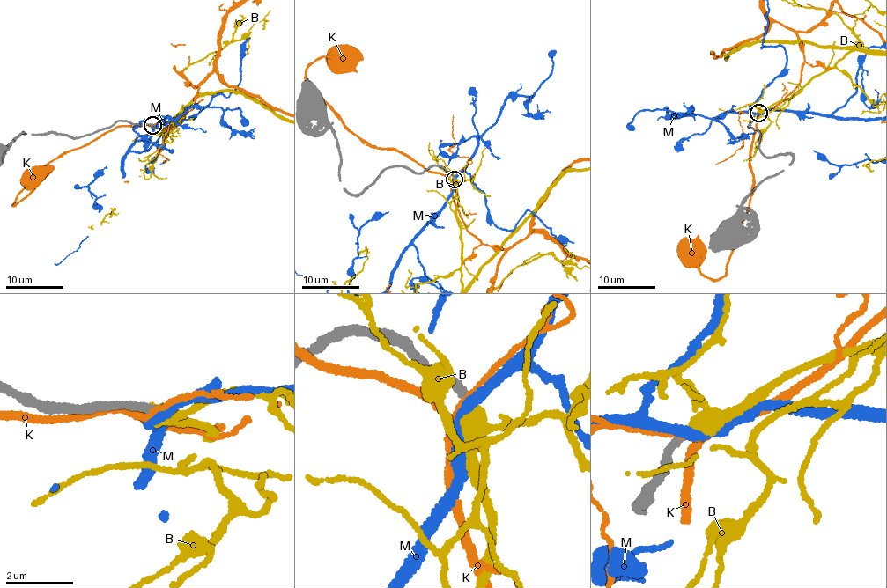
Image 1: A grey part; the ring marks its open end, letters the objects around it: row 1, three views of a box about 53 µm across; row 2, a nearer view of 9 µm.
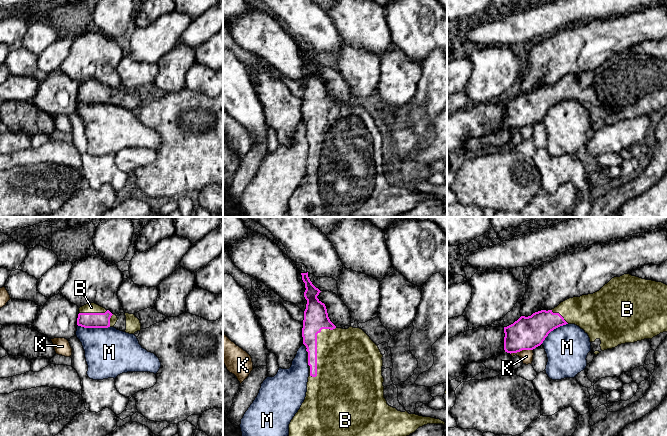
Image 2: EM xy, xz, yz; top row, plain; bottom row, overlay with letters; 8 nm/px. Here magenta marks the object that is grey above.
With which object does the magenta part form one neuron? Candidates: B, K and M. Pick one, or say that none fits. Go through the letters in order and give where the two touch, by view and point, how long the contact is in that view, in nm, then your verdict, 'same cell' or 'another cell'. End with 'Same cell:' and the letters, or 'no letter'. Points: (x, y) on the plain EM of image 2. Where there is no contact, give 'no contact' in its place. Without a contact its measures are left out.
B: contact xz (316, 124); length 440 nm; same cell
K: contact yz (521, 126); length 190 nm; another cell
M: contact xy (94, 103); length 260 nm; another cell
Same cell: B

